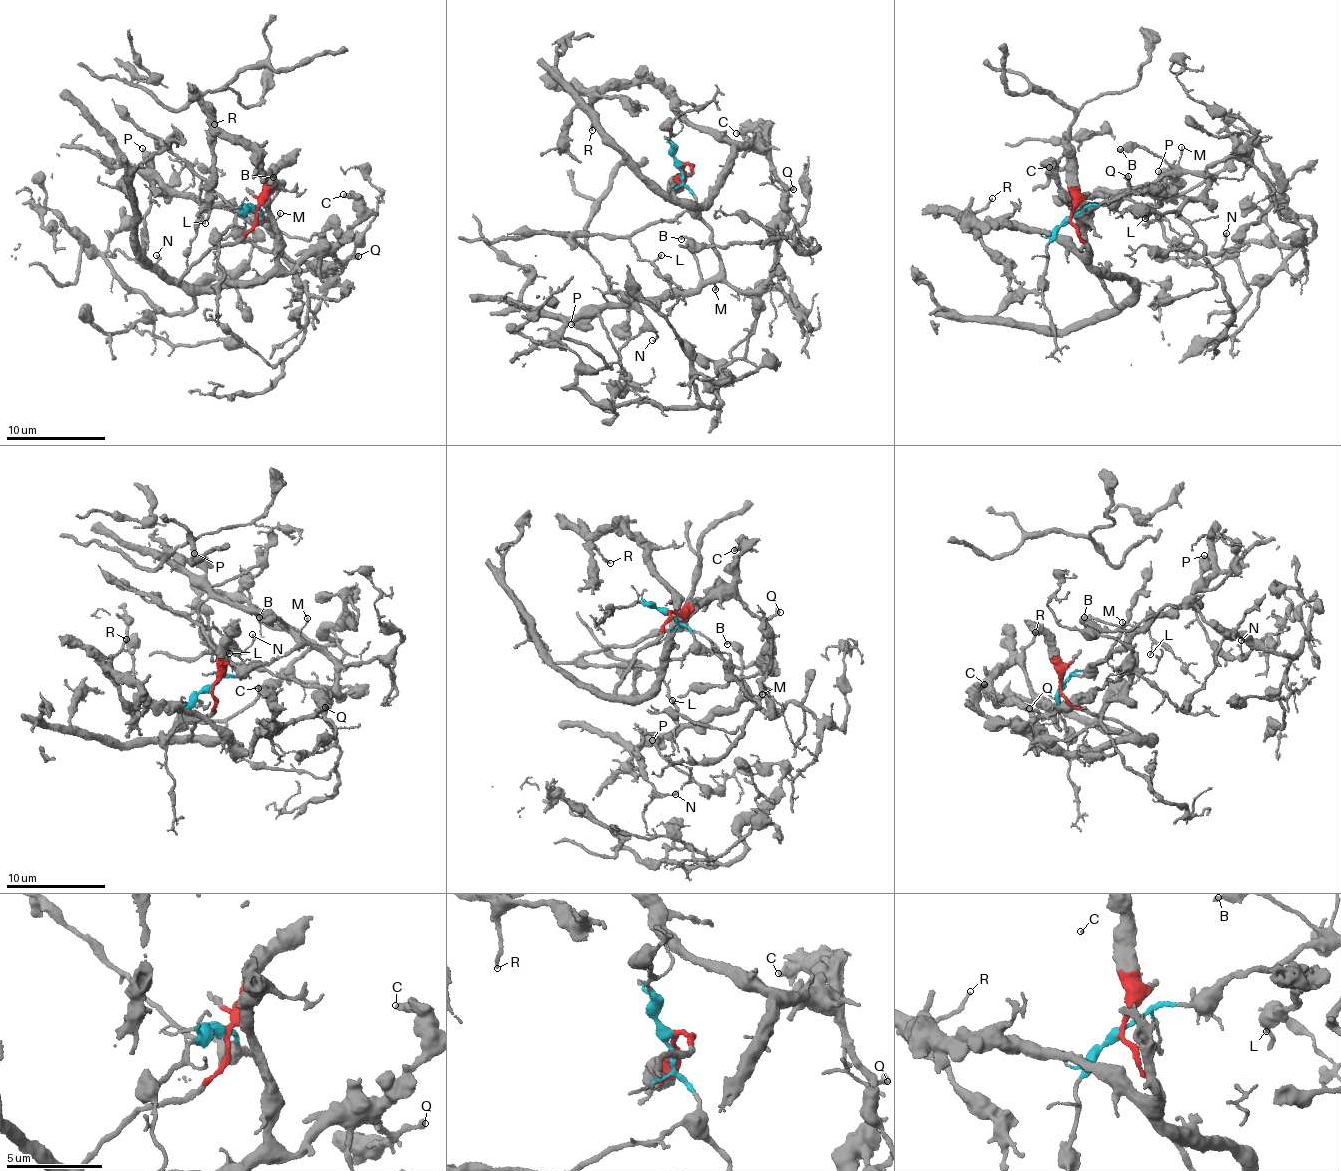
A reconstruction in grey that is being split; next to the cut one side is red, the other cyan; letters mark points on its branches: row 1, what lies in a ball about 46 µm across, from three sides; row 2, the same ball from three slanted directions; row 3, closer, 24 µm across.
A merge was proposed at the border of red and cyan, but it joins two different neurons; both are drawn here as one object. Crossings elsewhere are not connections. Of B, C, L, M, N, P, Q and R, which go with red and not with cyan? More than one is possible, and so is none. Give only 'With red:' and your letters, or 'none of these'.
With red: C, Q, R

